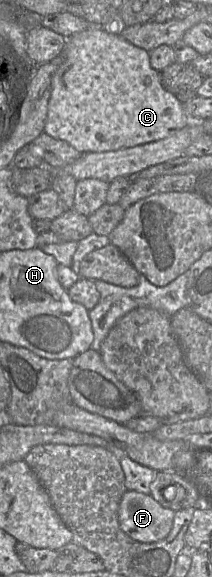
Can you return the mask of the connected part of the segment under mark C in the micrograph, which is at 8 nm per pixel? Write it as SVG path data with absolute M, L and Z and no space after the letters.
M89 26L67 38L63 62L52 78L44 127L48 135L66 141L82 153L108 152L162 140L190 122L184 105L162 86L161 72L151 67L149 52L99 26Z

